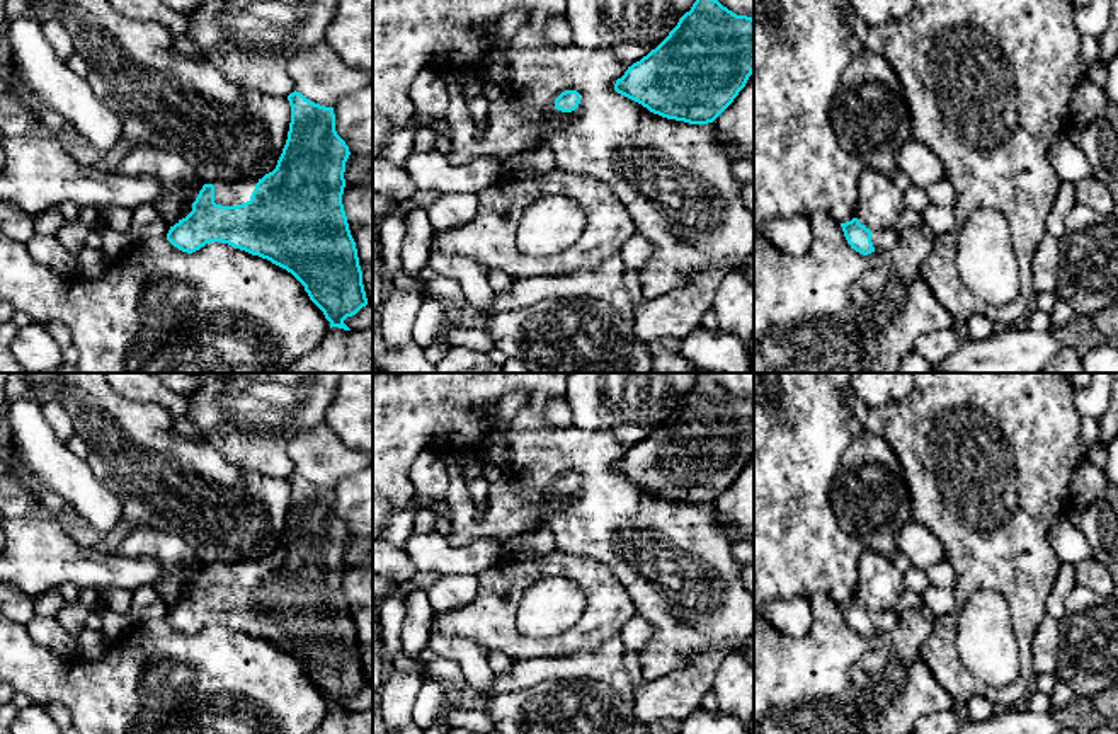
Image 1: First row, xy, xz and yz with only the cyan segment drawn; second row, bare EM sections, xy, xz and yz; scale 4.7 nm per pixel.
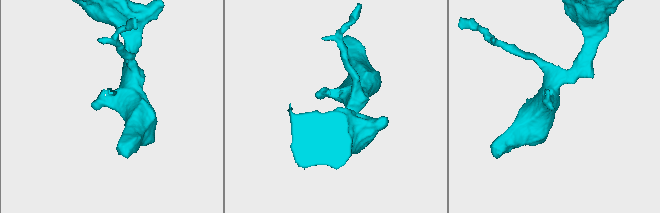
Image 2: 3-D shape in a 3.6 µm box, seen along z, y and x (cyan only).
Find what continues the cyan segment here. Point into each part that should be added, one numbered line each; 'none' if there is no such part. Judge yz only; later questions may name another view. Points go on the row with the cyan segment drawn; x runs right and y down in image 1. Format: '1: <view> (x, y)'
1: yz (884, 239)

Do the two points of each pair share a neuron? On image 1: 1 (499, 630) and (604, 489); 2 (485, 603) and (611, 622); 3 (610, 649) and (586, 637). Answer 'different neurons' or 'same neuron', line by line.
1: different neurons
2: same neuron
3: different neurons

